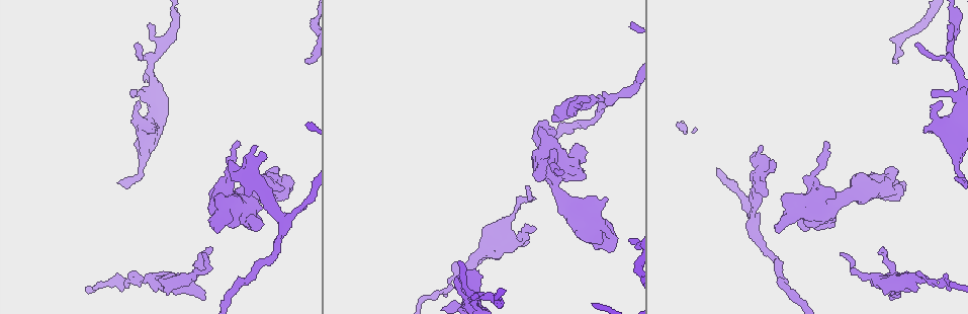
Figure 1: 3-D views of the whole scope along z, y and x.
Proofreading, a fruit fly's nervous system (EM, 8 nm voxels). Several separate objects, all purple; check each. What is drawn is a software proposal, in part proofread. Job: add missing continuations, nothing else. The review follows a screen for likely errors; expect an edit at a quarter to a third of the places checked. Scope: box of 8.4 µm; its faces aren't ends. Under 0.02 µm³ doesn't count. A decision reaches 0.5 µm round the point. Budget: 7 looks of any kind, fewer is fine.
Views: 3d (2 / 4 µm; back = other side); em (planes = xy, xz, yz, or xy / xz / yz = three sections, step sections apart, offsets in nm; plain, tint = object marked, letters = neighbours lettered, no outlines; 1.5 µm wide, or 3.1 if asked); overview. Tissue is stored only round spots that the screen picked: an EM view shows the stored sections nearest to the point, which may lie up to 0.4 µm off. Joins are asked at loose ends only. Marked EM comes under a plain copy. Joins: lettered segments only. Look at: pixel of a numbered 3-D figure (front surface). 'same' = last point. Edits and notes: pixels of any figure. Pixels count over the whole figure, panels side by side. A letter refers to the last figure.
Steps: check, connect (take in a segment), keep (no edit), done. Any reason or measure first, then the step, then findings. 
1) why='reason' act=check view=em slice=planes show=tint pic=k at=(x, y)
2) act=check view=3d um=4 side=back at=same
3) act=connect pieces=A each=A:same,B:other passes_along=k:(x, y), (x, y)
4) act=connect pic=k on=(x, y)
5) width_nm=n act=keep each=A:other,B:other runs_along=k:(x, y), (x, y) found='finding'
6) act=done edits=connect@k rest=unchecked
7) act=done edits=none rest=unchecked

why='thick end' act=check view=em slice=planes show=letters pic=1 at=(924, 129)

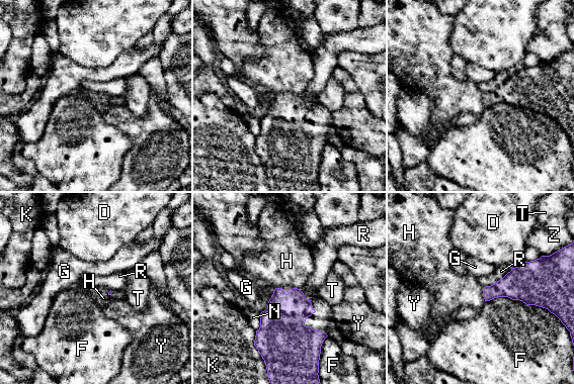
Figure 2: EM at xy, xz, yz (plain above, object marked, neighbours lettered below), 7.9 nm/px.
act=keep each=D:other,F:other,G:other,H:other,K:other,N:other,R:other,T:other,Y:other,Z:other border=2:(482, 288), (482, 296), (485, 300) found='no lettered segment goes on from it'

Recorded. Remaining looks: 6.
why='thin end' act=check view=em slice=planes show=letters pic=1 at=(148, 27)

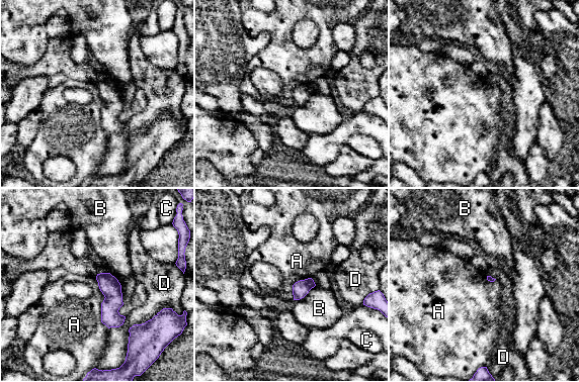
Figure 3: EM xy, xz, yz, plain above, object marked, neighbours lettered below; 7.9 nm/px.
longest_contact=D:440nm act=keep each=A:other,B:other,C:other,D:other found='none of them fits'

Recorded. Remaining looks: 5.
why='an open end' act=check view=em slice=planes show=tint pic=1 at=(776, 230)

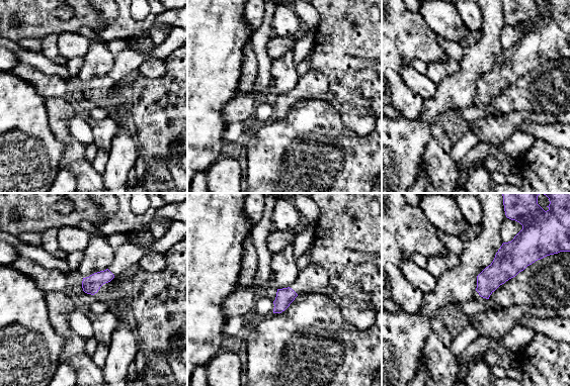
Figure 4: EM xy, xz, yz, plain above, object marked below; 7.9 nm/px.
act=check view=em slice=planes show=letters at=same

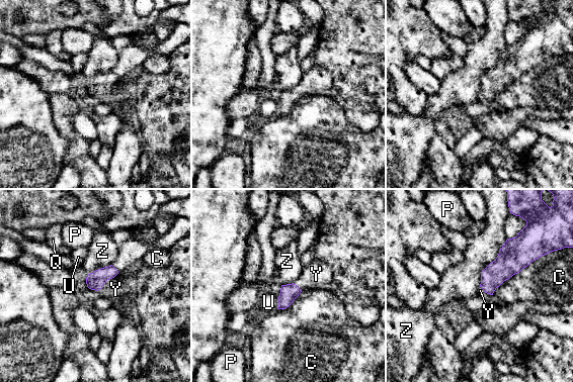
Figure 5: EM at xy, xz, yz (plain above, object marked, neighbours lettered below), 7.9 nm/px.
act=connect pieces=Y each=C:other,P:other,Q:other,U:other,Y:same,Z:other passes_along=5:(95, 281), (107, 279), (115, 289) found='it goes on there'

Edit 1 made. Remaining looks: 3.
act=done edits=connect@5 rest=unchecked

